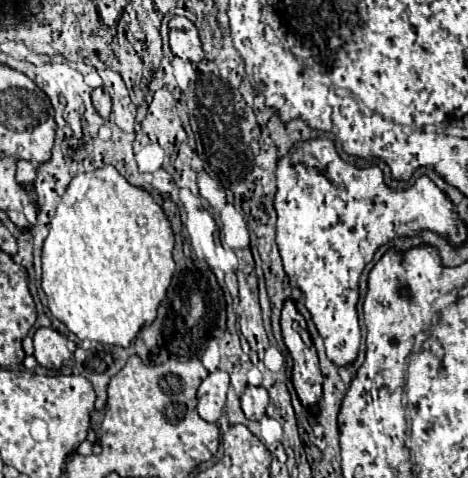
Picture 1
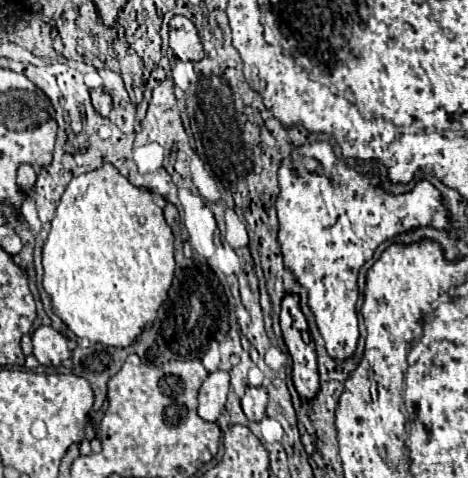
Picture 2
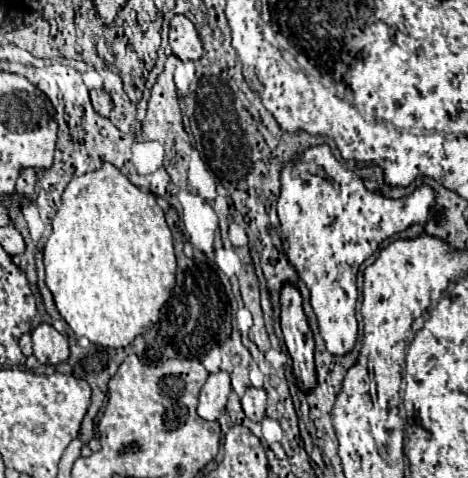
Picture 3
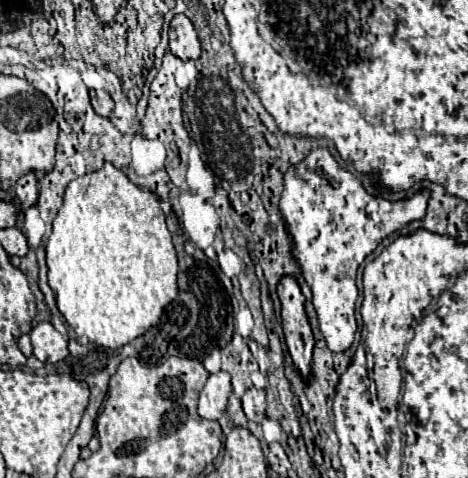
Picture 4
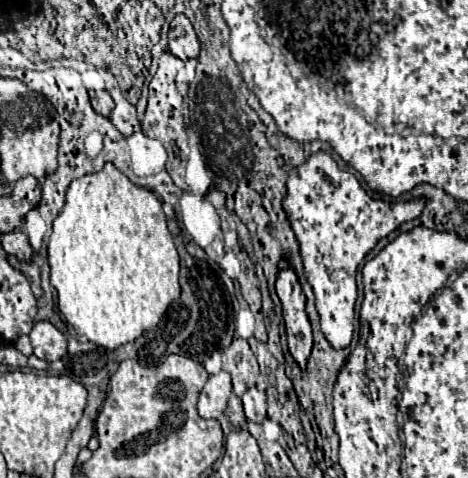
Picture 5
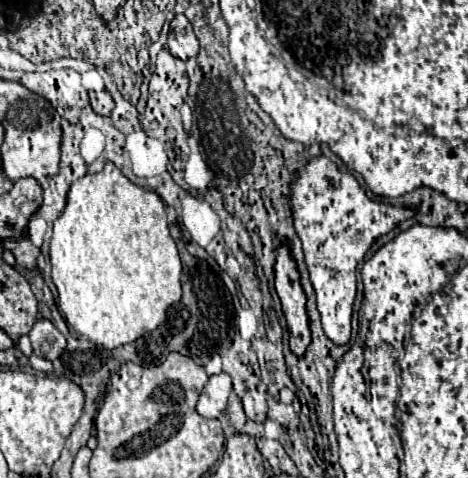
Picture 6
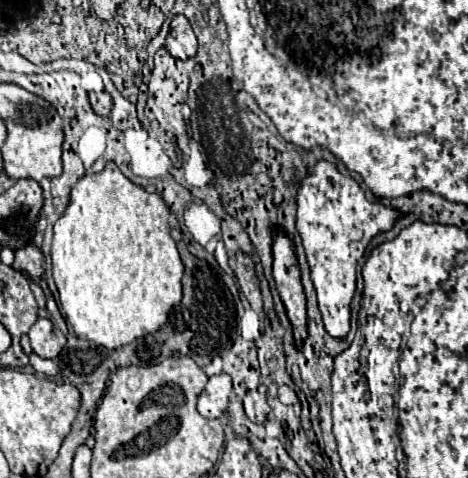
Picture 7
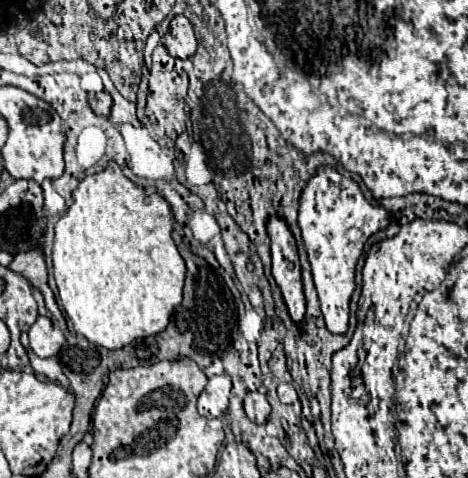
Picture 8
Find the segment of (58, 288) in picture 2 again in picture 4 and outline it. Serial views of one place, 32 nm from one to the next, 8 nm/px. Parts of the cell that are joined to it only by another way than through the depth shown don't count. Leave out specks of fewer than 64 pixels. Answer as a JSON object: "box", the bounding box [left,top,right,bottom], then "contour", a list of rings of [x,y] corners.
{"box":[46,162,178,348],"contour":[[[106,162],[98,172],[84,174],[84,176],[72,180],[68,184],[66,194],[64,194],[64,204],[58,210],[58,216],[54,218],[54,230],[52,230],[52,234],[48,238],[48,244],[46,244],[46,264],[48,264],[48,284],[56,292],[56,304],[58,304],[60,314],[66,318],[66,322],[76,332],[76,336],[86,336],[90,342],[94,342],[98,346],[104,346],[104,348],[120,348],[120,346],[132,342],[134,338],[142,336],[150,328],[154,328],[160,322],[160,316],[162,316],[164,308],[178,296],[178,284],[176,284],[178,258],[176,258],[176,250],[174,250],[174,244],[172,244],[172,236],[166,228],[166,216],[160,210],[158,196],[152,194],[146,188],[142,190],[136,184],[132,184],[126,178],[126,174],[122,174],[110,162]]]}

